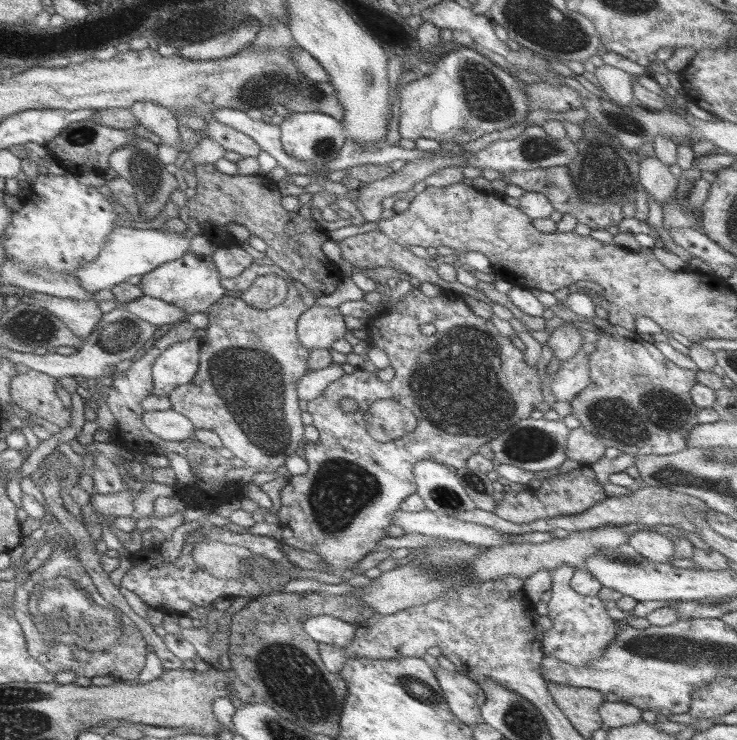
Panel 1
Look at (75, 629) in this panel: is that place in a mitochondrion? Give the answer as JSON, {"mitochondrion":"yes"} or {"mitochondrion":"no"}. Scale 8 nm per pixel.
{"mitochondrion":"yes"}

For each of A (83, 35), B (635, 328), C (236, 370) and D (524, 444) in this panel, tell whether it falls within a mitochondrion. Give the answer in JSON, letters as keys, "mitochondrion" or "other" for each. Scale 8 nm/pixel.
{"A":"other","B":"other","C":"mitochondrion","D":"mitochondrion"}

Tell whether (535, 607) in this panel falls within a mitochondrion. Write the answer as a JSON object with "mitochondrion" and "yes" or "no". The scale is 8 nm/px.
{"mitochondrion":"no"}

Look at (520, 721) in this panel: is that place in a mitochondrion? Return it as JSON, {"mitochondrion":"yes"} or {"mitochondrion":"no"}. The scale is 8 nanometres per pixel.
{"mitochondrion":"yes"}

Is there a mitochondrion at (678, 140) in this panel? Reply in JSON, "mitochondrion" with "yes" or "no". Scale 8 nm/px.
{"mitochondrion":"no"}

